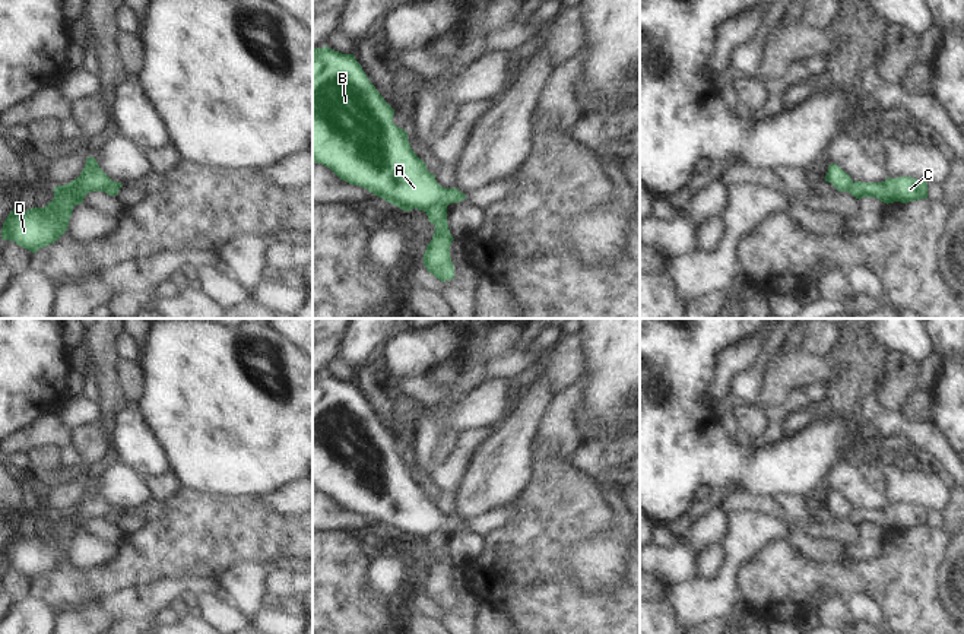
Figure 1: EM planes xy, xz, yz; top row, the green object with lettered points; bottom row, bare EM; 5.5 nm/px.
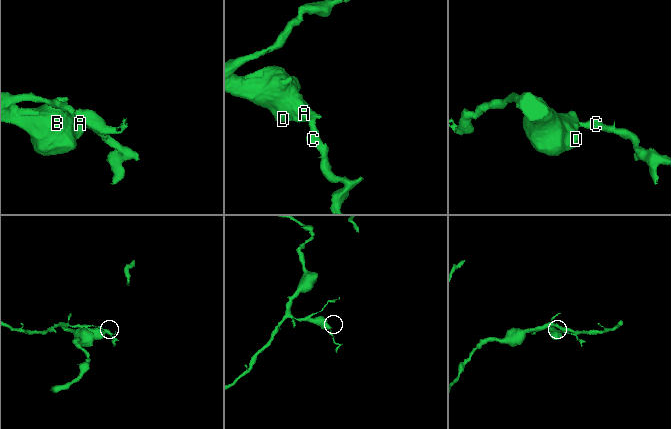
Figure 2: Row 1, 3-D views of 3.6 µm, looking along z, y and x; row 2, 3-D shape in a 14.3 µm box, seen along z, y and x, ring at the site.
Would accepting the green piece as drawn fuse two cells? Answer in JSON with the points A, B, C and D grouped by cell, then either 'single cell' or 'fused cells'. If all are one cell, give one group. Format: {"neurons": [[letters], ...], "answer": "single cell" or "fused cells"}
{"neurons": [["A", "B", "D"], ["C"]], "answer": "fused cells"}

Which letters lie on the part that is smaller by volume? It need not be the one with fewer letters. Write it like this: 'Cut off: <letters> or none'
Cut off: C.

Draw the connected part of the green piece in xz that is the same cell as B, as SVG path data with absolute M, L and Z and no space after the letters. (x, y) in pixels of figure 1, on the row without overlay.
M329 374L313 375L313 489L330 495L340 507L359 513L409 539L466 526L457 516L444 516L416 484L408 459L393 450L394 437L370 409L353 381Z

